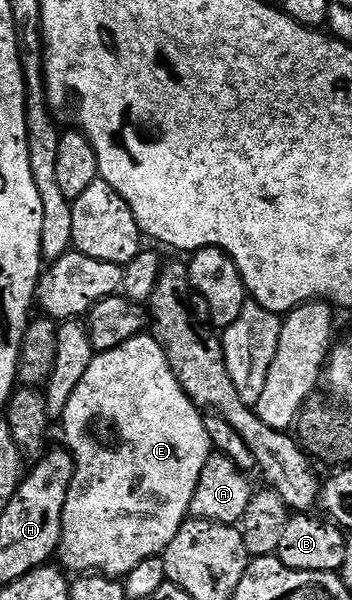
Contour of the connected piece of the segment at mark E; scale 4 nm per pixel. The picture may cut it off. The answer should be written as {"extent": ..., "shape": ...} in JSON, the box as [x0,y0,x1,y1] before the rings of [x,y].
{"extent":[56,332,212,576],"shape":[[[143,332],[116,348],[95,353],[92,364],[88,364],[88,372],[84,372],[84,380],[76,384],[76,392],[72,392],[72,400],[68,400],[64,408],[60,425],[62,425],[62,434],[66,437],[65,449],[70,451],[74,459],[74,475],[64,504],[62,535],[56,555],[61,569],[66,572],[78,570],[74,572],[101,572],[107,576],[124,576],[132,572],[132,568],[136,568],[140,560],[148,560],[161,555],[168,548],[168,544],[172,544],[172,536],[176,536],[183,522],[187,521],[192,496],[198,487],[202,469],[212,456],[212,447],[210,434],[205,431],[203,411],[195,406],[193,400],[184,392],[184,388],[180,388],[158,341],[151,338],[149,333]]]}

